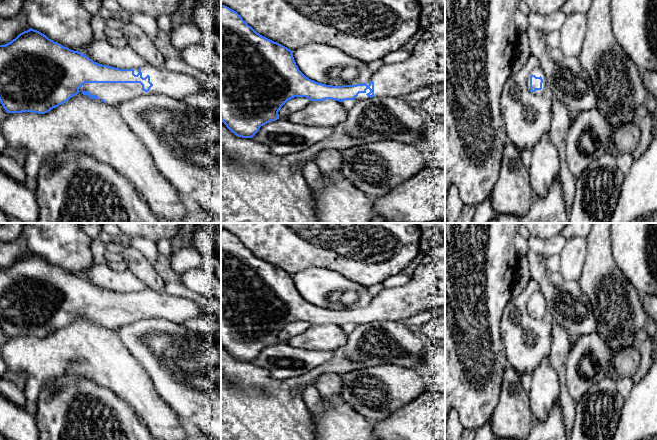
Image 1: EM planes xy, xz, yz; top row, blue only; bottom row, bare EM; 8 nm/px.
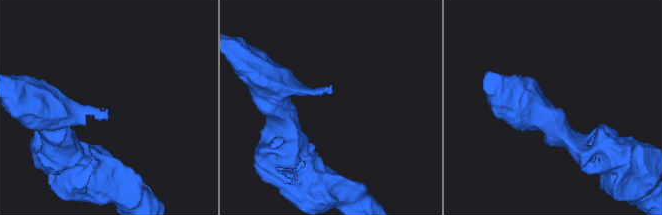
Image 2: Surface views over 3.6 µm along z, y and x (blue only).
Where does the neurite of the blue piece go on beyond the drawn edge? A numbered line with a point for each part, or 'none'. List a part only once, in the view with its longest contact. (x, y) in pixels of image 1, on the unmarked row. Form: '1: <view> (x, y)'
1: xy (178, 310)

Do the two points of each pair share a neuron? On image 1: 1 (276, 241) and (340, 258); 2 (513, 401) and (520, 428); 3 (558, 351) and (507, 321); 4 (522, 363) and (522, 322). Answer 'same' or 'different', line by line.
1: same
2: same
3: different
4: same

